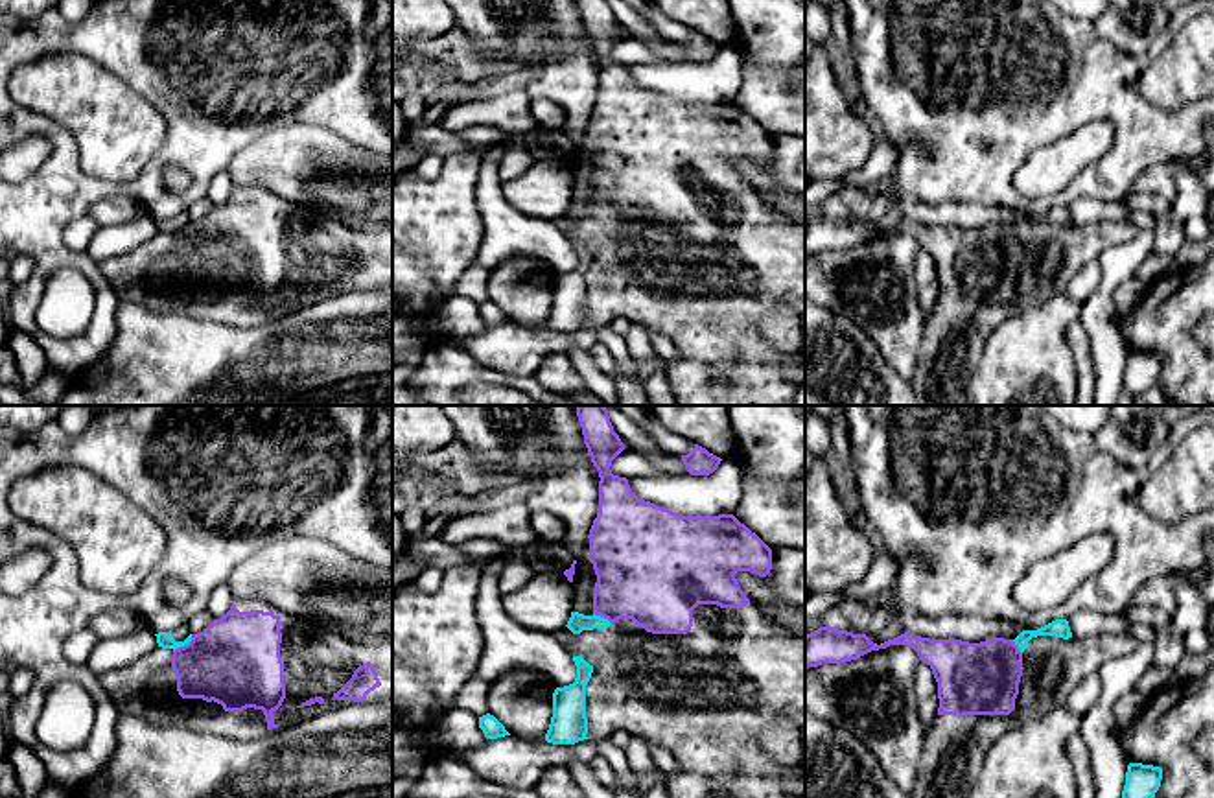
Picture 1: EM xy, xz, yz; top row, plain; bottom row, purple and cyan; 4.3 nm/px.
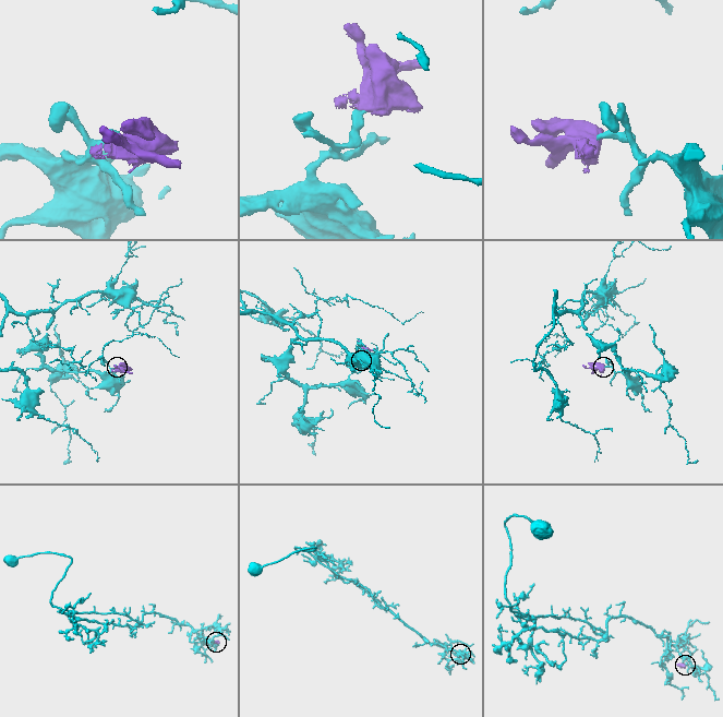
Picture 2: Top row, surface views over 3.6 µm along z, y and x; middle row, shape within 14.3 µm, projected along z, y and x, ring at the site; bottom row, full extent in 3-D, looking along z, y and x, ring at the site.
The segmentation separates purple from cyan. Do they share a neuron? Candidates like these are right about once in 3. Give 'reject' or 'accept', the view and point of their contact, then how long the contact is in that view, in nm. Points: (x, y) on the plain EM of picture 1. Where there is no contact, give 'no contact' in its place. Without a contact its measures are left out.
reject; contact xy (185, 233); length 120 nm

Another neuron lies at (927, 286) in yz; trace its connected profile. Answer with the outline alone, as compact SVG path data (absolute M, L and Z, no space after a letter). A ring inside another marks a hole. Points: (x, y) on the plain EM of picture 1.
M923 249L916 254L916 289L921 310L925 317L928 317L938 304L940 286L938 269L932 262L932 256Z

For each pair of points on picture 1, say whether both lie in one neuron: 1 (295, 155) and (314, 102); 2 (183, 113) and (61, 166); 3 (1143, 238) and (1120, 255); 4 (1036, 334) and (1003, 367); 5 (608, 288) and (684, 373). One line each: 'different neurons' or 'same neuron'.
1: different neurons
2: same neuron
3: same neuron
4: same neuron
5: same neuron

